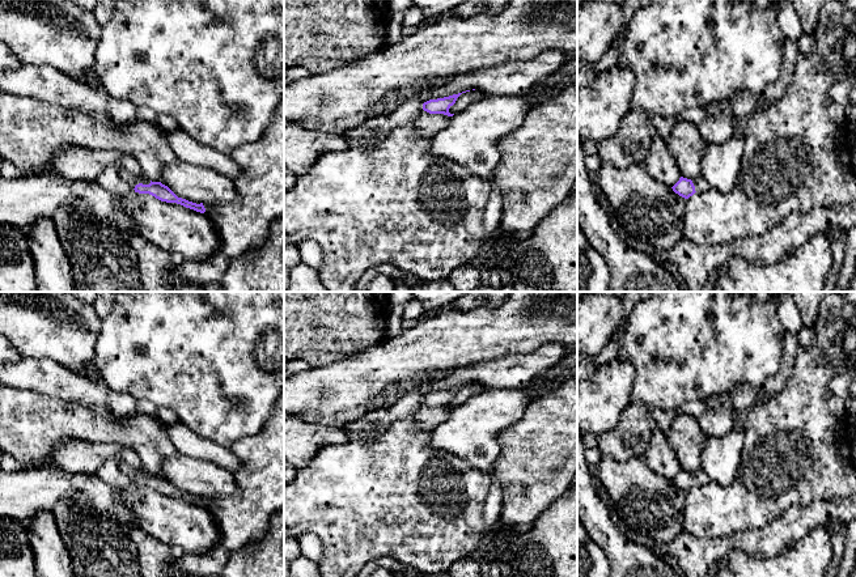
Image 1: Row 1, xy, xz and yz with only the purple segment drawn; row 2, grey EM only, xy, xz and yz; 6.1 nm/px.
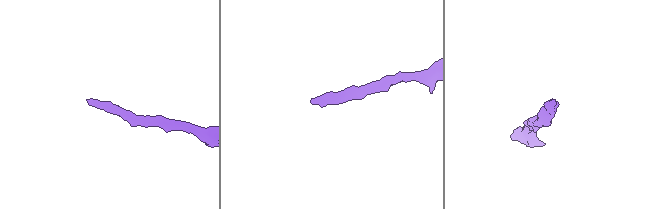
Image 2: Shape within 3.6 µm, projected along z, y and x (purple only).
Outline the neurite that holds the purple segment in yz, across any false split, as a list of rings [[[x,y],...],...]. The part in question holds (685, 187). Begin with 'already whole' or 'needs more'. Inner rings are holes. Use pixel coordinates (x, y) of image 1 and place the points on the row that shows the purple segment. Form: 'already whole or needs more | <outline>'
needs more | [[[699,175],[694,181],[681,177],[679,181],[671,188],[679,196],[688,199],[695,192],[705,192],[709,188],[709,184],[702,175]]]

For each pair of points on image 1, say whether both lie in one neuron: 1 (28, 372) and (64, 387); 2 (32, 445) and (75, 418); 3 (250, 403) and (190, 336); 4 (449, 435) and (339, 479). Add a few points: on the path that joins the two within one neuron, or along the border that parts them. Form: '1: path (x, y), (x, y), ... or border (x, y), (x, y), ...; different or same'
1: path (37, 374), (55, 380); same
2: path (42, 435), (55, 421), (64, 421); same
3: path (233, 386), (221, 374), (220, 367), (207, 353); same
4: border (429, 432), (428, 444), (431, 446), (457, 454); different

